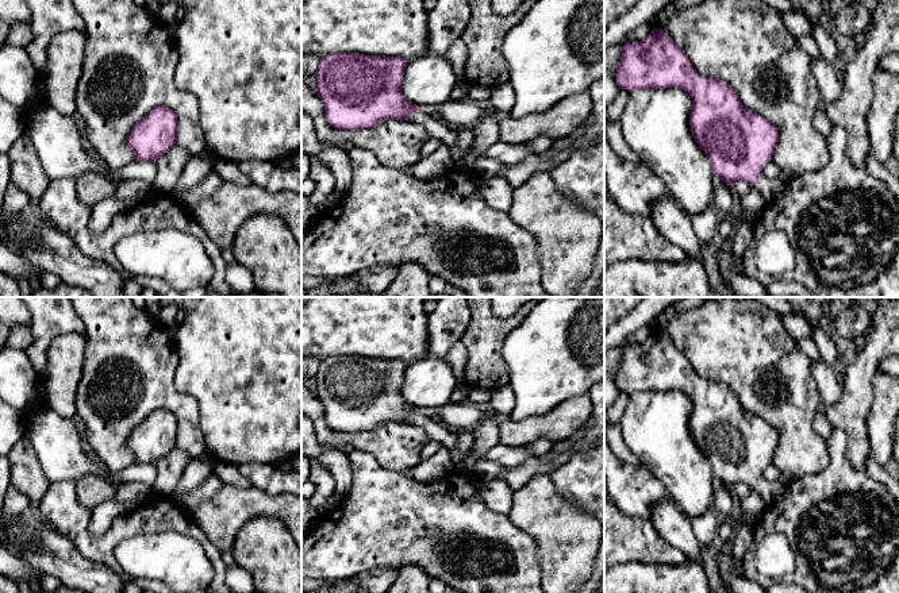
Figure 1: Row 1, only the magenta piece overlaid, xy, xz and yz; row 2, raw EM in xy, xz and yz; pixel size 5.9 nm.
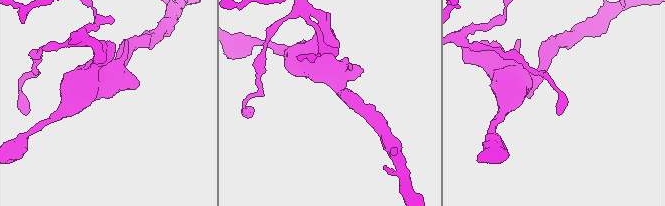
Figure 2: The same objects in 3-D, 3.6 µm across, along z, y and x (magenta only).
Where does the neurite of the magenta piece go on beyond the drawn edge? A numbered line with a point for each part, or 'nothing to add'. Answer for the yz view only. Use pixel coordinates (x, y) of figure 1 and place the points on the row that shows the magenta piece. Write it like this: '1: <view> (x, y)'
1: yz (769, 188)

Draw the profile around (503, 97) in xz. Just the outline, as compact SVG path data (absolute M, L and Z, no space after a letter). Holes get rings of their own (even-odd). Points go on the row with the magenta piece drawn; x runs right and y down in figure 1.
M510 81L493 86L491 99L488 100L488 108L497 109L502 112L510 112L515 104L515 92Z

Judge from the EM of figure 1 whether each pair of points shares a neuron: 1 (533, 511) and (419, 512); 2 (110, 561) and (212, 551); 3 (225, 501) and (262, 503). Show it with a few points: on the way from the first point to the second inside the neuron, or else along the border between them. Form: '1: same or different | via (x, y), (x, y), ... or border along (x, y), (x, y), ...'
1: different | border along (507, 515), (515, 526), (531, 536)
2: same | via (122, 531), (134, 522), (183, 523)
3: same | via (234, 503), (253, 503)

